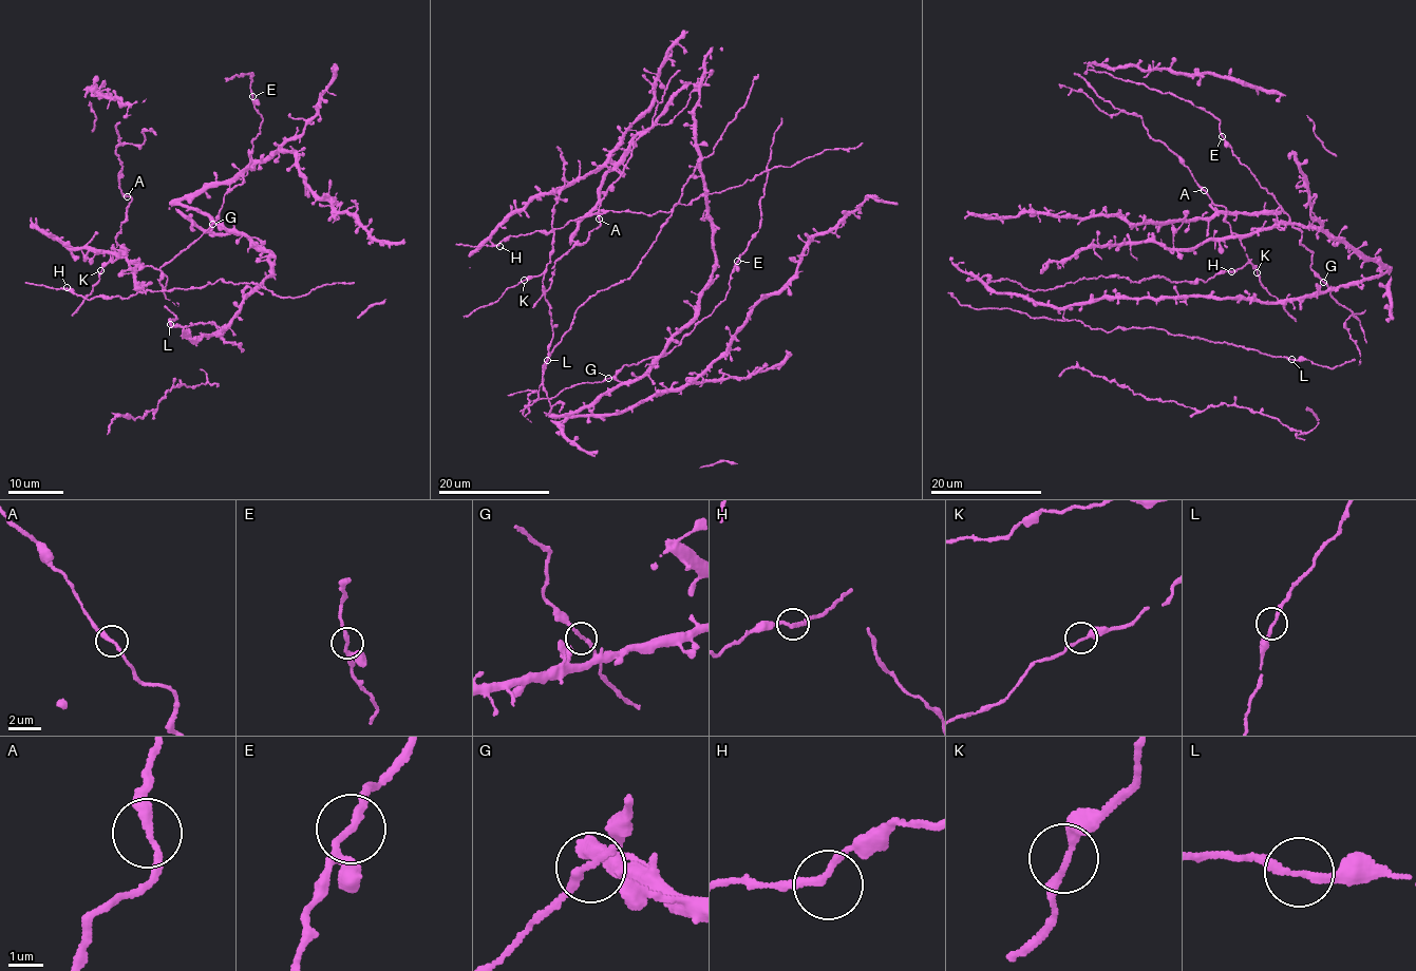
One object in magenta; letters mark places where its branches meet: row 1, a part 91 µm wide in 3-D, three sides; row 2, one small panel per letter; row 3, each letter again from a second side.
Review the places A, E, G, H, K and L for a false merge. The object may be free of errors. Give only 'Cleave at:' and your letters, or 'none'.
Cleave at: none

